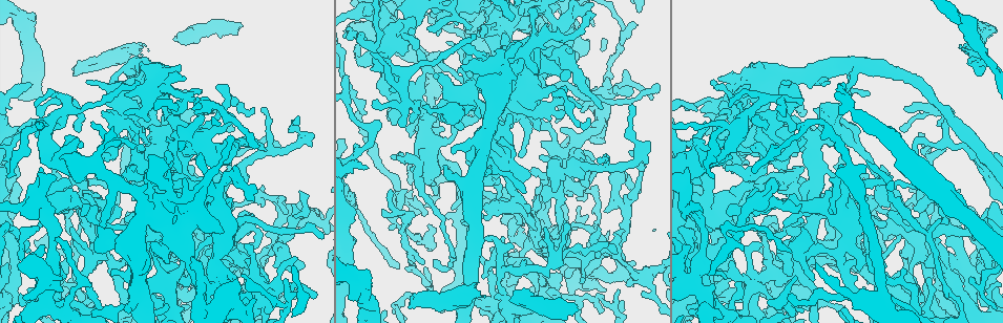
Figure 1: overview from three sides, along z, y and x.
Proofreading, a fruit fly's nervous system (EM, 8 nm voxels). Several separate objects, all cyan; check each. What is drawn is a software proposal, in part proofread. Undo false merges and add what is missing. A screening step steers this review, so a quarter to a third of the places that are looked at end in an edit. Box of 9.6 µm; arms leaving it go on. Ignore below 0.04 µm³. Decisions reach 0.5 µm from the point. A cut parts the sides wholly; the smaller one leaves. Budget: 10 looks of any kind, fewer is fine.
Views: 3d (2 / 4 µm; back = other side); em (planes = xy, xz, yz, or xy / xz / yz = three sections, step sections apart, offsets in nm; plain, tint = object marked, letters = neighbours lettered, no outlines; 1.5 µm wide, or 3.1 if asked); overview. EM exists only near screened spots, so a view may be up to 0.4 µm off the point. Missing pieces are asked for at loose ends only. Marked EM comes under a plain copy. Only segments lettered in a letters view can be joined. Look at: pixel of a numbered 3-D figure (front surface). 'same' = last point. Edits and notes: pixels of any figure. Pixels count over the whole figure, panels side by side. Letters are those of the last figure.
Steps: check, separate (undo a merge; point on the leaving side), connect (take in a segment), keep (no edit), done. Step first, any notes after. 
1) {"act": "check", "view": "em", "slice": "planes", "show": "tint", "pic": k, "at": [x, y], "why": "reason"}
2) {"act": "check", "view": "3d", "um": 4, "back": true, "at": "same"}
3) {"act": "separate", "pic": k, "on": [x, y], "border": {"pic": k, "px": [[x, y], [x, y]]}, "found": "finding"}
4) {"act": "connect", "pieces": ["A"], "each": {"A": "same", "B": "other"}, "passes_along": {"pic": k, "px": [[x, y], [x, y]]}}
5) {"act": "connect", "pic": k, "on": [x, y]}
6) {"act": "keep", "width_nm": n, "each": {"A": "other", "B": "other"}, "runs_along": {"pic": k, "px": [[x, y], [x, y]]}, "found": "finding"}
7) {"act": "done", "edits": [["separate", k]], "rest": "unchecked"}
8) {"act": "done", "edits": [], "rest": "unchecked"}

{"act": "check", "view": "3d", "um": 2, "pic": 1, "at": [557, 290], "why": "branch stops here"}

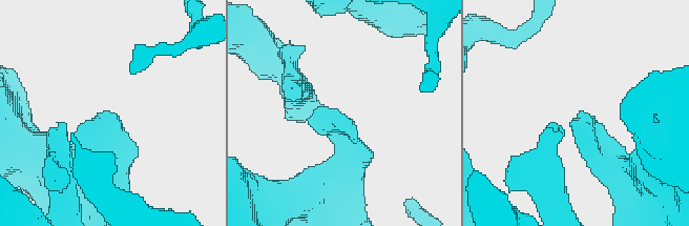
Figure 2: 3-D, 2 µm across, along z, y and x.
{"act": "check", "view": "em", "slice": "planes", "show": "letters", "pic": 2, "at": [579, 119], "why": "need the tissue"}

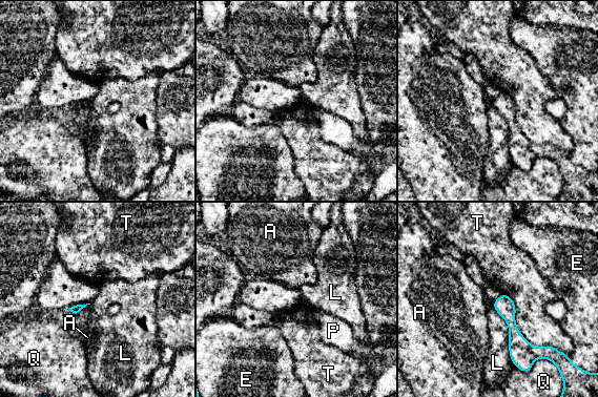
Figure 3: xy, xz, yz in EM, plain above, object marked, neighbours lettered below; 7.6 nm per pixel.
{"act": "keep", "each": {"A": "other", "E": "other", "L": "other", "P": "other", "Q": "other", "T": "other"}, "runs_along": {"pic": 3, "px": [[503, 296], [520, 361]]}, "found": "none of them fits"}

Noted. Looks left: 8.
{"act": "check", "view": "em", "um": 3.1, "slice": "xy", "step": 8, "show": "tint", "pic": 1, "at": [568, 173], "why": "sudden change in width"}

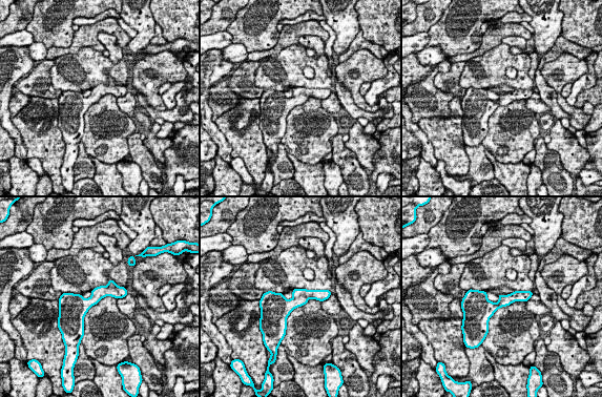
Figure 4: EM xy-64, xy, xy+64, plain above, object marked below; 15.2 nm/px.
{"act": "check", "view": "em", "um": 3.1, "slice": "xz", "step": 16, "show": "letters", "at": "same"}

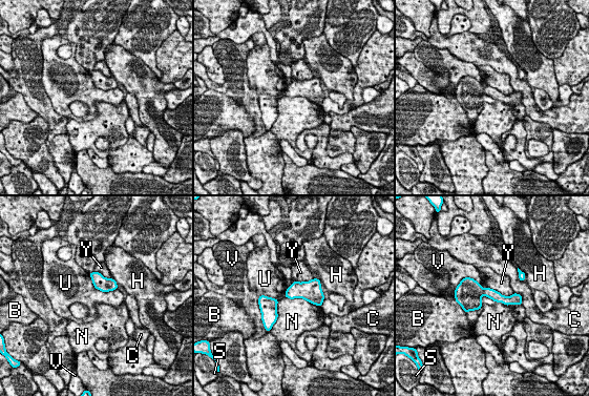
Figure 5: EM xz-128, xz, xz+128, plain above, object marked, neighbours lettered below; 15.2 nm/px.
{"act": "keep", "width_nm": 160, "each": {"B": "other", "C": "other", "H": "other", "N": "other", "S": "other", "U": "other", "V": "other", "Y": "other"}, "found": "all the same cell"}

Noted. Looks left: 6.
{"act": "check", "view": "3d", "um": 2, "pic": 1, "at": [931, 151], "why": "free end"}

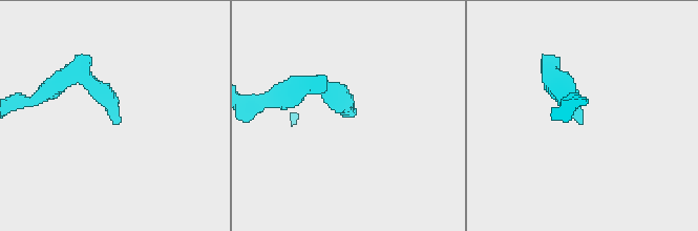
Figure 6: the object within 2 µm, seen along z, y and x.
{"act": "check", "view": "em", "slice": "yz", "step": 8, "show": "letters", "pic": 6, "at": [579, 124], "why": "shape alone is not enough"}

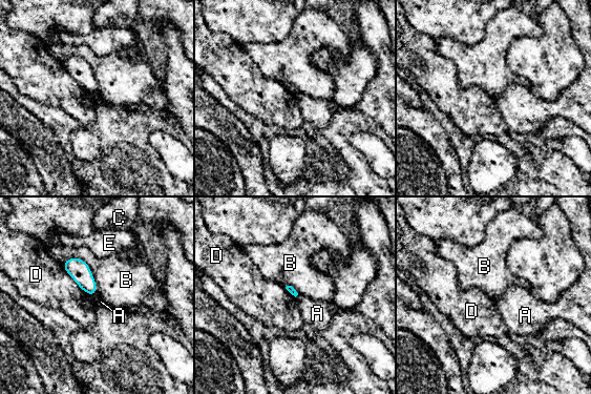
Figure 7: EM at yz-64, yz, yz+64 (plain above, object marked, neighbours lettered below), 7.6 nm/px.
{"act": "keep", "each": {"A": "other", "B": "other", "C": "other", "D": "other", "E": "other"}, "border": {"pic": 7, "px": [[62, 267], [90, 296]]}, "found": "no lettered segment goes on from it"}

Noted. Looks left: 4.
{"act": "check", "view": "em", "slice": "planes", "show": "letters", "pic": 1, "at": [893, 298], "why": "three arms meet"}

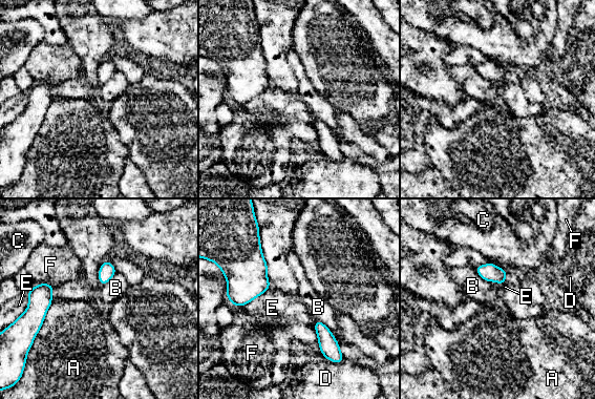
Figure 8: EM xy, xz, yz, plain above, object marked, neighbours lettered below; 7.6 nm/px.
{"act": "keep", "width_nm": 120, "each": {"A": "other", "B": "other", "C": "other", "D": "other", "E": "other", "F": "other"}, "border": {"pic": 8, "px": [[315, 318], [330, 330], [344, 357]]}, "found": "one cell here"}

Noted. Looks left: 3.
{"act": "done", "edits": [], "rest": "unchecked"}

